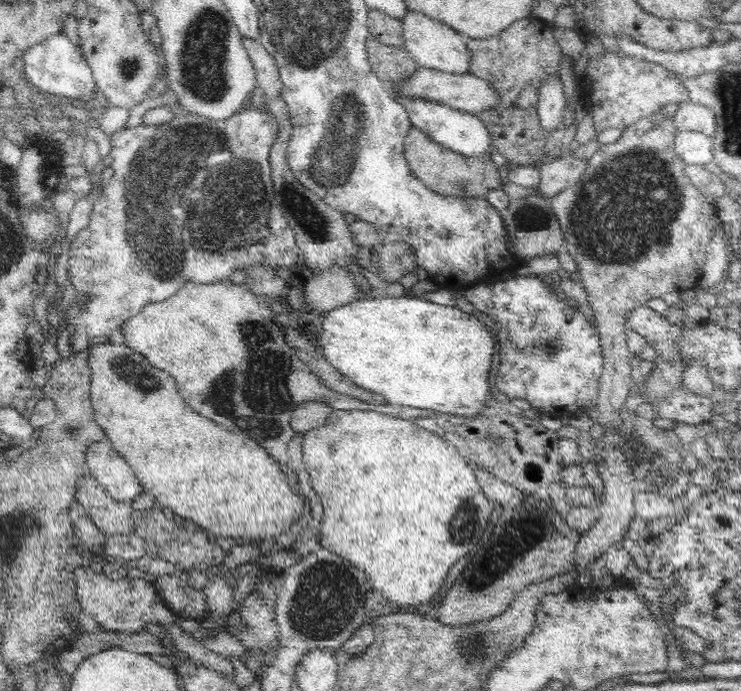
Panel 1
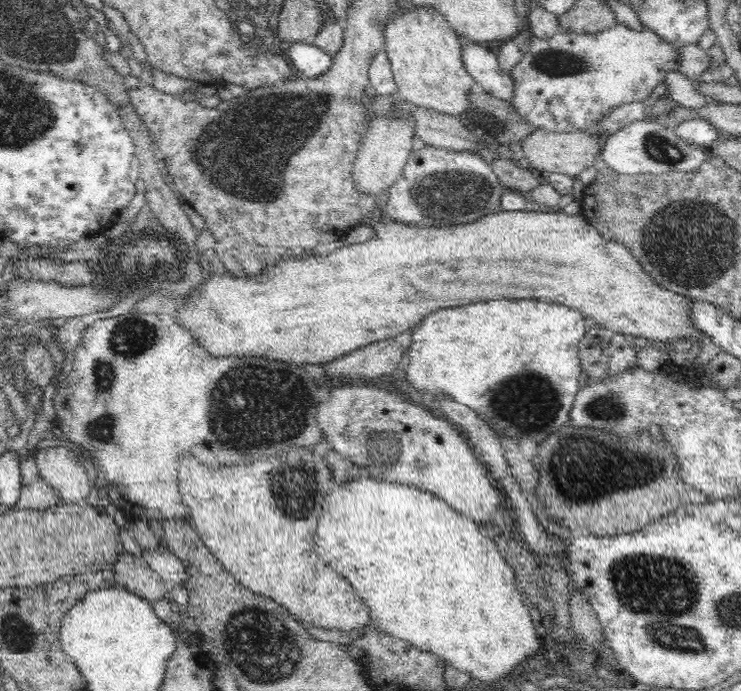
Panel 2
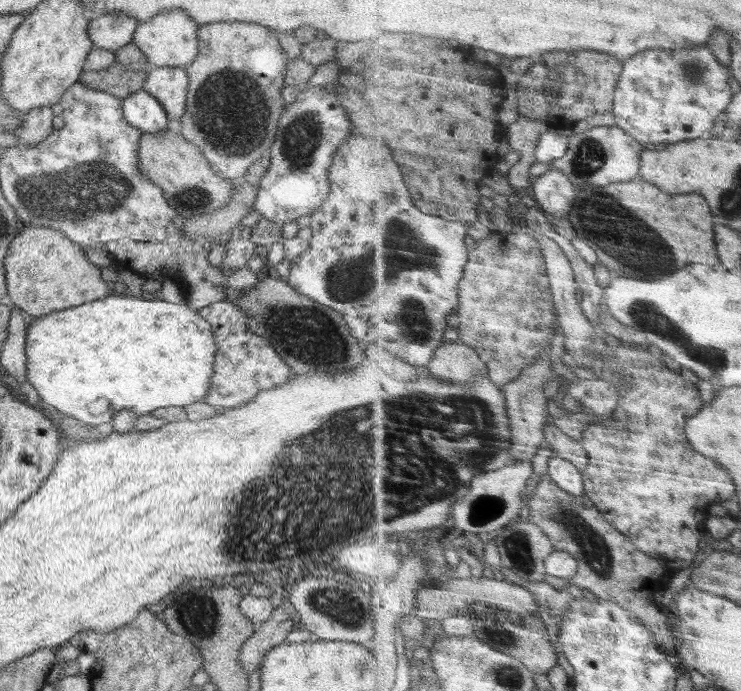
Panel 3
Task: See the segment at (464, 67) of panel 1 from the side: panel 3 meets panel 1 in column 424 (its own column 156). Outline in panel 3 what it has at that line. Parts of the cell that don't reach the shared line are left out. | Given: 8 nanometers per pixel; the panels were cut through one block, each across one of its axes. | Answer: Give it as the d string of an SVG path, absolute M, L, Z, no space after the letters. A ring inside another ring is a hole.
M172 10L158 12L152 19L140 23L131 41L142 50L148 58L150 67L187 67L199 55L200 39L198 39L196 21L192 21L185 11Z

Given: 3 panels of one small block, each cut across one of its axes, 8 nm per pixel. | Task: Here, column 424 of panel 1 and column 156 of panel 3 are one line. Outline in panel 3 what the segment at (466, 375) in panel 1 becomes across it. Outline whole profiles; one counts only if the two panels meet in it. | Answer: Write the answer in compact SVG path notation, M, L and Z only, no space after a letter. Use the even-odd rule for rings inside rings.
M113 294L108 295L107 297L101 298L100 300L95 300L92 302L87 302L78 306L73 306L72 308L67 308L64 310L56 311L55 313L50 313L47 315L44 315L43 317L29 317L34 318L32 322L30 322L30 326L28 326L28 332L26 332L26 346L25 346L25 353L27 356L27 386L28 391L34 395L37 396L37 398L42 398L46 404L49 404L50 406L53 406L58 410L58 412L62 412L62 414L67 414L68 416L71 416L72 418L76 418L76 420L80 420L84 422L87 427L94 430L99 424L106 424L106 422L110 422L112 419L112 416L114 416L119 410L131 410L134 411L138 416L140 414L148 414L148 412L152 412L156 409L163 409L164 407L169 406L179 406L184 407L188 406L189 404L192 404L194 402L202 401L204 397L208 394L208 389L210 388L211 383L211 376L213 373L214 368L214 359L216 356L216 339L215 334L212 332L211 326L209 322L206 322L204 318L202 318L198 313L197 309L192 308L188 303L184 304L175 304L170 303L167 301L164 301L163 298L157 297L154 300L146 300L146 299L140 299L138 297L131 297L131 296L116 296Z

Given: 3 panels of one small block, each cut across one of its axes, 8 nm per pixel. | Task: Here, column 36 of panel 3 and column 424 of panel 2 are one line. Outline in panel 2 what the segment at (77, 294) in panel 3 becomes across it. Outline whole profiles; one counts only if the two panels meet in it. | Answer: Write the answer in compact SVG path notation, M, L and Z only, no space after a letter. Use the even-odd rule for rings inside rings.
M544 208L514 212L499 210L492 214L486 214L474 222L442 228L427 227L426 225L415 226L380 218L378 236L368 241L345 244L344 248L338 248L338 250L328 252L326 255L311 253L304 258L286 258L286 260L280 260L280 262L268 266L258 276L233 276L228 272L224 275L214 275L201 284L198 290L191 292L190 298L179 306L174 317L178 323L182 323L186 329L192 331L196 337L194 341L198 341L214 357L226 355L260 356L293 365L323 365L343 354L368 346L370 343L394 339L398 334L415 328L427 314L438 310L438 308L468 305L470 302L502 300L502 298L536 298L536 300L544 300L544 302L558 302L558 304L564 304L573 310L580 311L582 316L589 320L592 325L610 329L612 332L626 335L628 338L643 336L649 340L660 342L667 340L675 342L679 338L689 338L693 340L693 344L703 340L703 337L698 333L700 330L691 321L689 302L692 302L692 299L675 294L654 282L653 278L625 246L616 241L606 240L581 213L569 216L560 211L551 213L550 209Z

